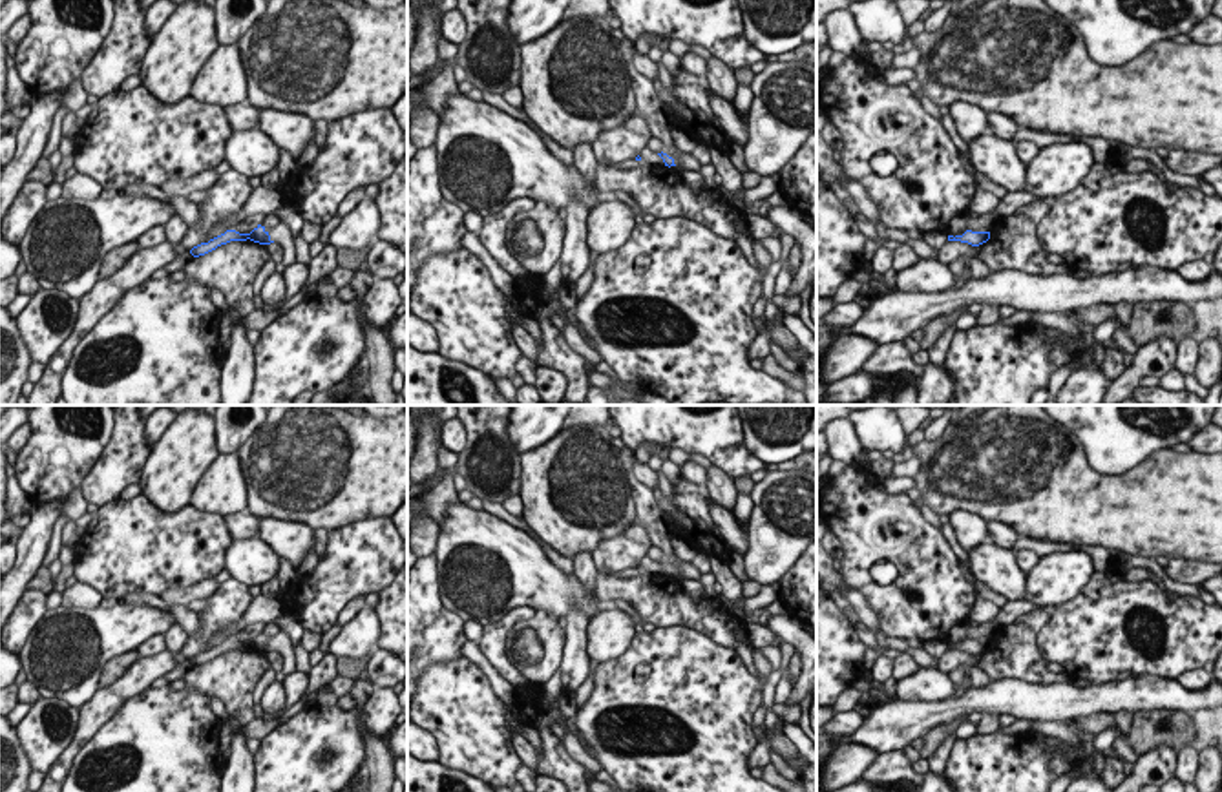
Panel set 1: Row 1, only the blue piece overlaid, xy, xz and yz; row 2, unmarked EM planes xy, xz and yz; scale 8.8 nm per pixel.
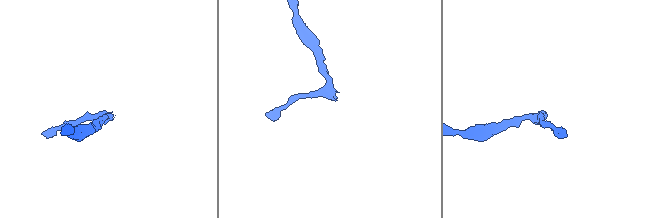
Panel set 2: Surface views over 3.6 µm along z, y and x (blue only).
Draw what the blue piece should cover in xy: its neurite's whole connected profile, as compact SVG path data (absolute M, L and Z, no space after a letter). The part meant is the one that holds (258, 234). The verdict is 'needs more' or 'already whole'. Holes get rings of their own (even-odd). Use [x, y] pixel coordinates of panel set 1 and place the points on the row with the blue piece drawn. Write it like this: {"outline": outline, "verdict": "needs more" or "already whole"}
{"outline": "M279 223L274 228L265 228L258 224L250 234L239 234L236 230L226 230L225 234L210 239L208 243L201 243L194 246L190 254L194 257L199 257L230 241L247 241L247 239L259 243L259 245L279 243L283 246L283 259L281 259L283 266L287 268L296 263L290 230L287 228L285 223Z", "verdict": "needs more"}

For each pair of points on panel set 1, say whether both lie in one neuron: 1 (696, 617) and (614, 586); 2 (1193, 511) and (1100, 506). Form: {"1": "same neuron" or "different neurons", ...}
{"1": "same neuron", "2": "same neuron"}

